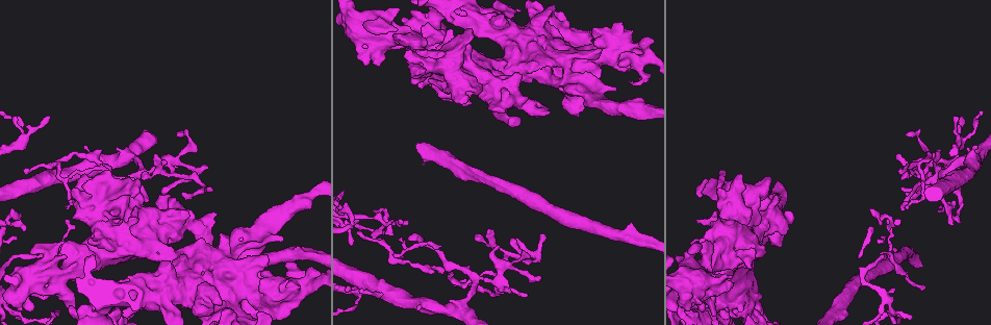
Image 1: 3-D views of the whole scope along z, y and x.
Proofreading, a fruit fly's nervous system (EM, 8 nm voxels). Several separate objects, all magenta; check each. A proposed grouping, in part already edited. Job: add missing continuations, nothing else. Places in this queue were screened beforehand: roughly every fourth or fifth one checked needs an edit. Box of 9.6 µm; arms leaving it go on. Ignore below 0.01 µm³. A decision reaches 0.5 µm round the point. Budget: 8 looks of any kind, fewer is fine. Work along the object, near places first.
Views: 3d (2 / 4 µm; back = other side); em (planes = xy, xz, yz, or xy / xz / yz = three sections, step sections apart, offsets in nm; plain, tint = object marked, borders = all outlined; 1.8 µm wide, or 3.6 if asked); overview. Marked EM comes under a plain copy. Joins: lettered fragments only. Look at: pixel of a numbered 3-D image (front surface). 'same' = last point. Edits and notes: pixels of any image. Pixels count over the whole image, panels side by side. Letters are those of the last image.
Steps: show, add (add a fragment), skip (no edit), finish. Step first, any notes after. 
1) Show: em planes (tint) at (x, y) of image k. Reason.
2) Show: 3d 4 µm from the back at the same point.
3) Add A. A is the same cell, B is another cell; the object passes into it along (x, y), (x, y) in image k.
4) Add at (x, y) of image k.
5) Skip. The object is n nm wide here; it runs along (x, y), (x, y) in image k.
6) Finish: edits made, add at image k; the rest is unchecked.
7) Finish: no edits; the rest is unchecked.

Show: em planes (borders) at (747, 316) of image 1. An open end.

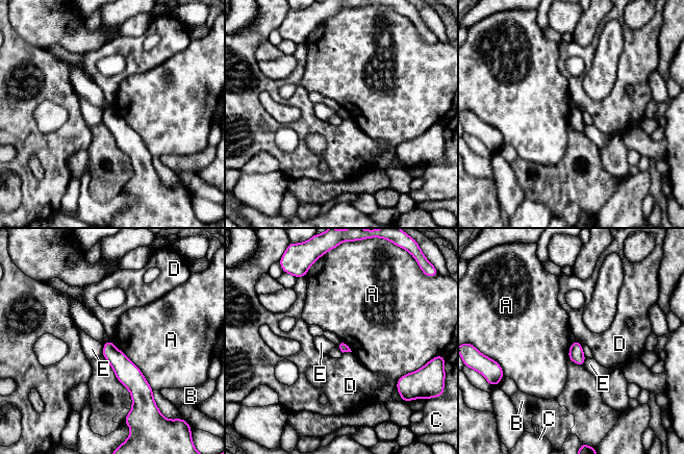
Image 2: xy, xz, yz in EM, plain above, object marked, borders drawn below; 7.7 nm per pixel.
Skip. A, B, C, D and E are other cells; it runs along (109, 343), (141, 398) in image 2; no lettered fragment goes on from it.

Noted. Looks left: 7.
Show: 3d 4 µm at (44, 298) of image 1. An open end.

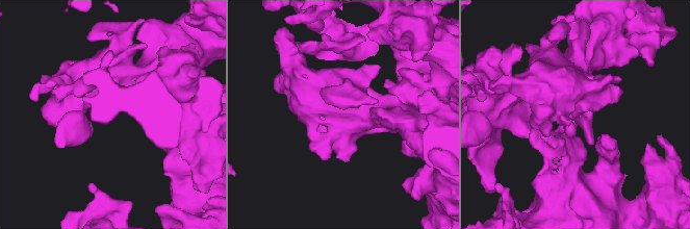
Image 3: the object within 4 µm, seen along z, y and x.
Show: em 3.6 µm xz step 8 (tint) at (572, 117) of image 3. Now the EM.

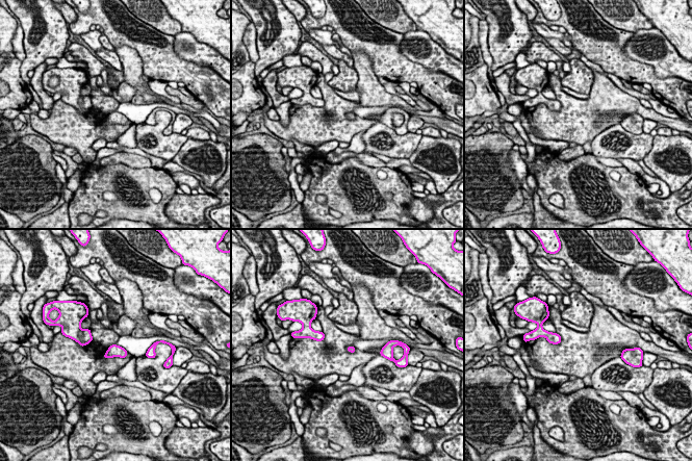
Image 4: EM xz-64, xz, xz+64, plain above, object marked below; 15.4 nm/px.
Show: em 3.6 µm planes (borders) at the same point.

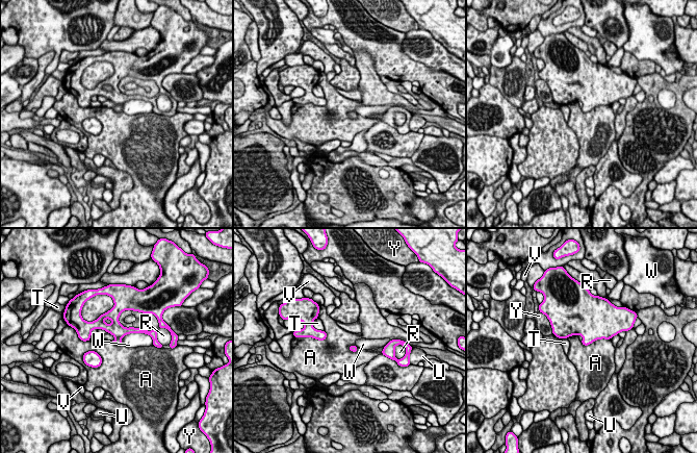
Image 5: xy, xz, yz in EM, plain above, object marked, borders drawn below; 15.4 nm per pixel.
Skip. A, R, T, U, V, W and Y are other cells; a border runs along (82, 354), (95, 351), (102, 362) in image 5; none of them fits.

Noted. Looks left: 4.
Show: em planes (borders) at (136, 219) of image 1. Free end.

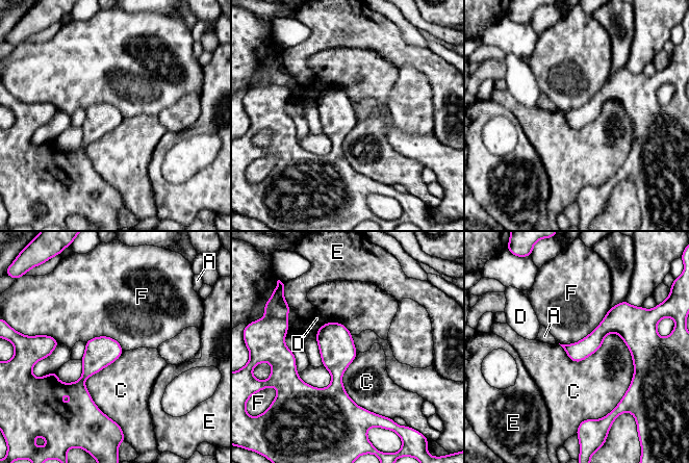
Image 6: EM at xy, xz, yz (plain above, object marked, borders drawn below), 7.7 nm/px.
Skip. A, C, D, E and F are other cells; a border runs along (610, 308), (587, 335), (559, 343) in image 6; no lettered fragment goes on from it.

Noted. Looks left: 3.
Finish: no edits; the rest is unchecked.

